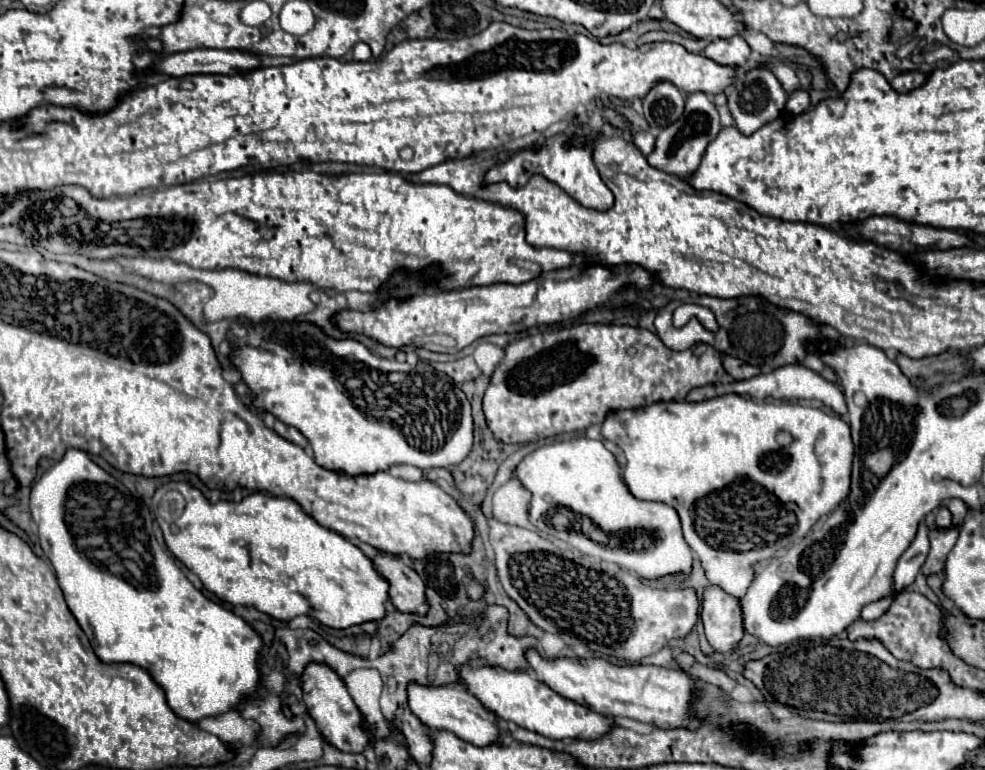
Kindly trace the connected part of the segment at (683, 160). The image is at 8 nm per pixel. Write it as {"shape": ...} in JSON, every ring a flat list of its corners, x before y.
{"shape":[[693,92,687,96,685,114,675,124,661,130,661,134,655,140,655,148,647,156,647,160,653,168,661,168,663,172,689,180,695,174,695,170,705,154,705,148,709,146,709,140,713,140,719,134,719,130,721,130,719,112,717,112,715,104,711,102,711,98,703,92]]}

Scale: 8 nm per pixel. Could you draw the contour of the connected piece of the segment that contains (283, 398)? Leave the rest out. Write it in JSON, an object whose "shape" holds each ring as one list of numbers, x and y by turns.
{"shape":[[259,320,247,324,245,338,229,338,229,360,247,384,253,406,273,412,283,424,295,426,311,444,315,462,329,470,339,470,347,476,375,474,393,464,411,464,421,470,449,468,465,460,473,446,473,418,471,404,463,390,453,380,421,362,411,366,407,362,387,360,369,352,353,338,329,338,319,326,311,322,291,320]]}

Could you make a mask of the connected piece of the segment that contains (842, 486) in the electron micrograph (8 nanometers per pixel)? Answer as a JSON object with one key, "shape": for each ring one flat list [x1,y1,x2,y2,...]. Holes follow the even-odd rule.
{"shape":[[727,394,703,402,657,402,645,408,637,410,617,410,607,416,607,420,601,426,601,434,605,440,617,442,627,458,627,464,623,468,623,478,631,490,631,494,639,500,659,500,669,506,673,506,681,518,683,524,683,536,691,550,699,556,705,574,711,584,723,588,727,594,735,596,741,600,745,596,751,580,753,580,753,570,751,566,759,560,771,558,779,548,785,548,793,544,797,538,803,538,811,526,823,516,829,514,841,500,847,498,849,494,849,482,851,482,851,462,853,462,853,440,851,440,851,428,847,422,843,422,837,414,827,414,819,408,811,406,799,406,787,402,773,404,771,401,756,401,747,396,737,396,737,394],[777,430,787,430,793,436,793,444,789,448,781,448,775,442]]}

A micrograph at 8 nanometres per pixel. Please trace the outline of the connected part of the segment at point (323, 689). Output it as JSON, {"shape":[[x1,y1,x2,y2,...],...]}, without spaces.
{"shape":[[309,662,301,676,301,690,303,690,303,702,305,702,311,718,315,720,323,738,329,740,329,744,333,744,335,748,339,748,343,752,363,752,365,746,369,746,371,734,365,732,365,728,363,728,361,710,355,706,353,698,349,696,347,688,345,688,343,680,337,676,337,672,333,672,327,664]]}

